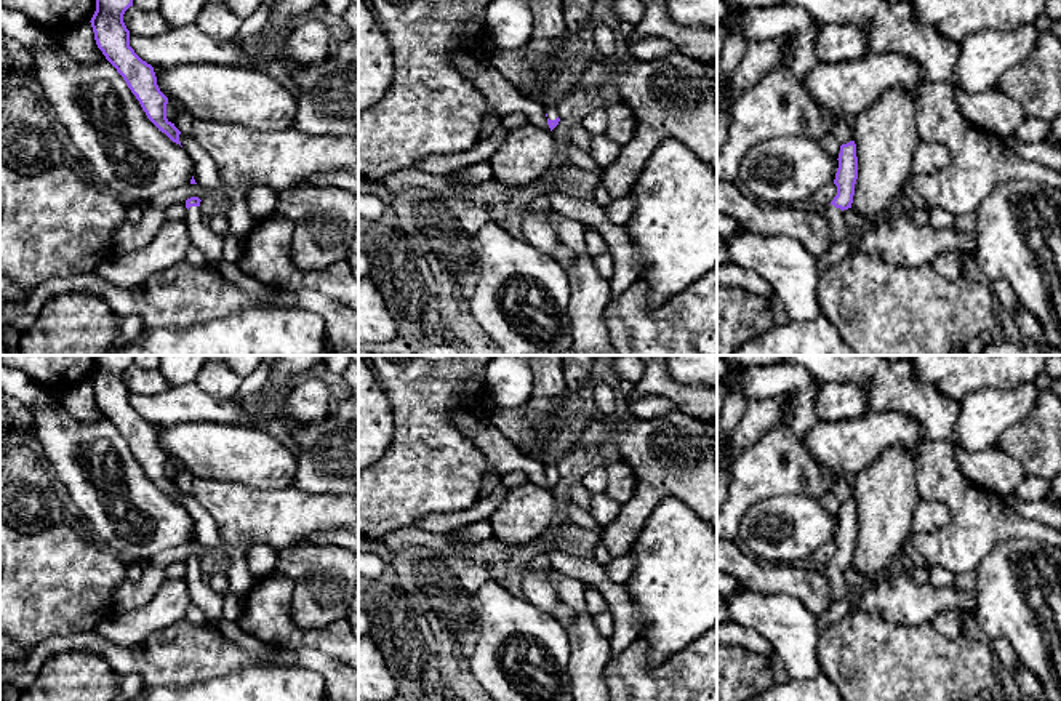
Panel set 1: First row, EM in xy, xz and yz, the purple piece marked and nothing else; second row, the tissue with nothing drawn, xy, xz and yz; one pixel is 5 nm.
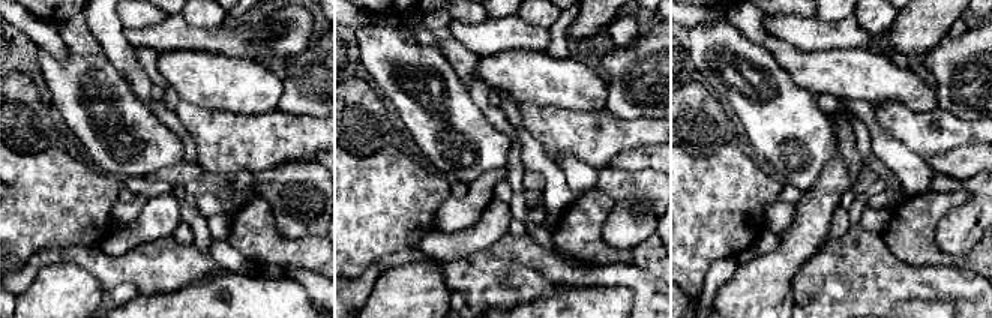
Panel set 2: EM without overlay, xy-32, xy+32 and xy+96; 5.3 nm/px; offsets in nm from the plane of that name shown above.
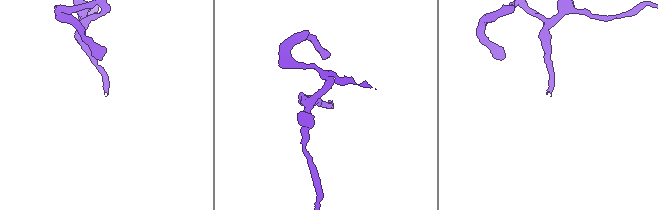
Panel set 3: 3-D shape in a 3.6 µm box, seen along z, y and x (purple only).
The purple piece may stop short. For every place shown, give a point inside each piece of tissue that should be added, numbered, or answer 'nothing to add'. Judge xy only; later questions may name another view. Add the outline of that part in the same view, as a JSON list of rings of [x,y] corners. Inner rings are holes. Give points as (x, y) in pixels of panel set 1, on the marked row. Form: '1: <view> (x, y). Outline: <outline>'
1: xy (202, 237). Outline: [[[190,206],[187,210],[187,227],[192,245],[202,250],[208,259],[208,266],[218,270],[218,264],[222,258],[222,238],[219,238],[202,218],[200,206]]]

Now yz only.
1: yz (839, 231). Outline: [[[829,205],[829,206],[824,208],[823,213],[827,218],[834,240],[842,242],[848,234],[848,229],[843,222],[843,218],[842,218],[843,211],[840,208],[835,208],[834,205]]]

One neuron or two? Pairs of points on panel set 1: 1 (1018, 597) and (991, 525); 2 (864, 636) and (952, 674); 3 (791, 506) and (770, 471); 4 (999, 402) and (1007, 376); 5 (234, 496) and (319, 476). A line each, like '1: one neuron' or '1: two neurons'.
1: two neurons
2: one neuron
3: two neurons
4: two neurons
5: two neurons

